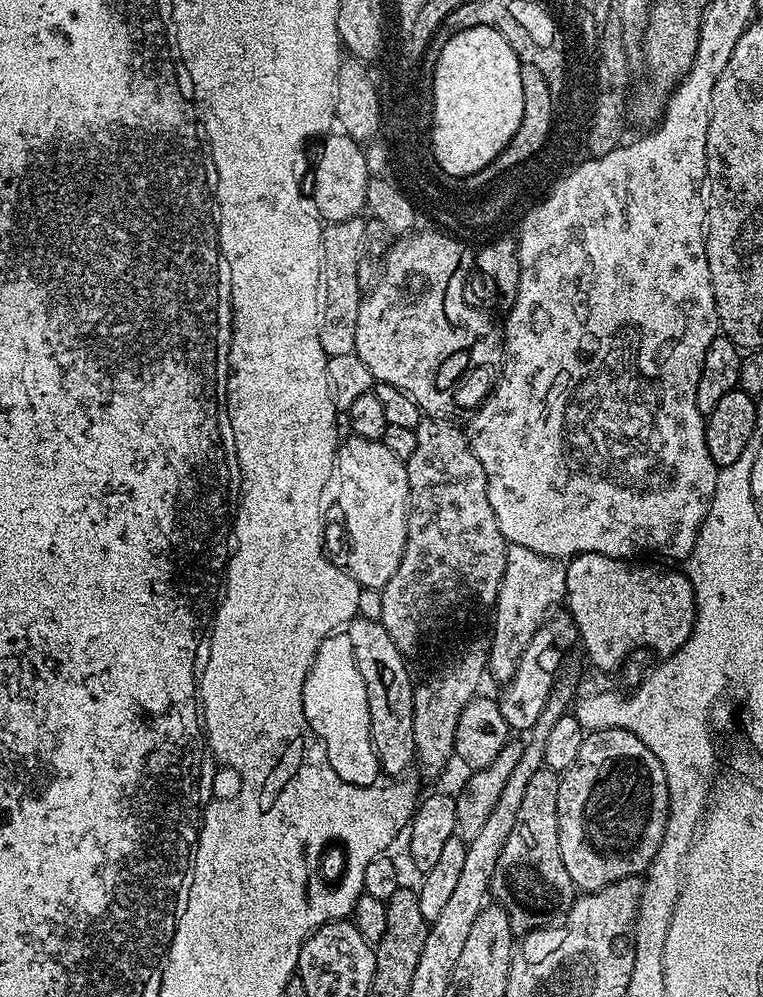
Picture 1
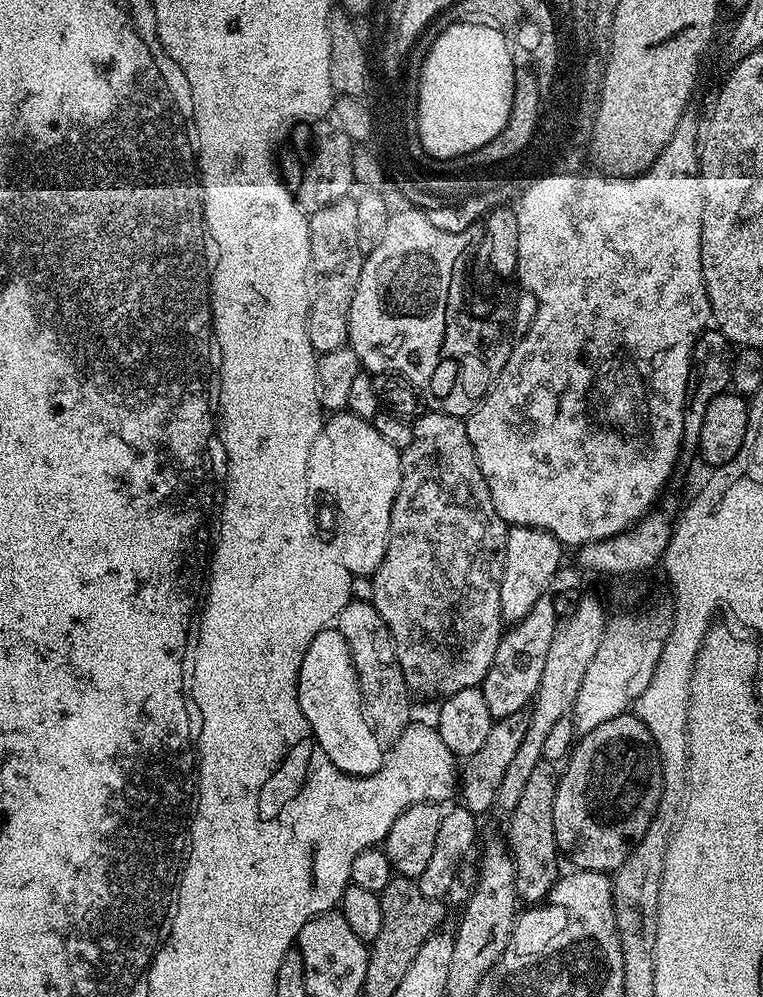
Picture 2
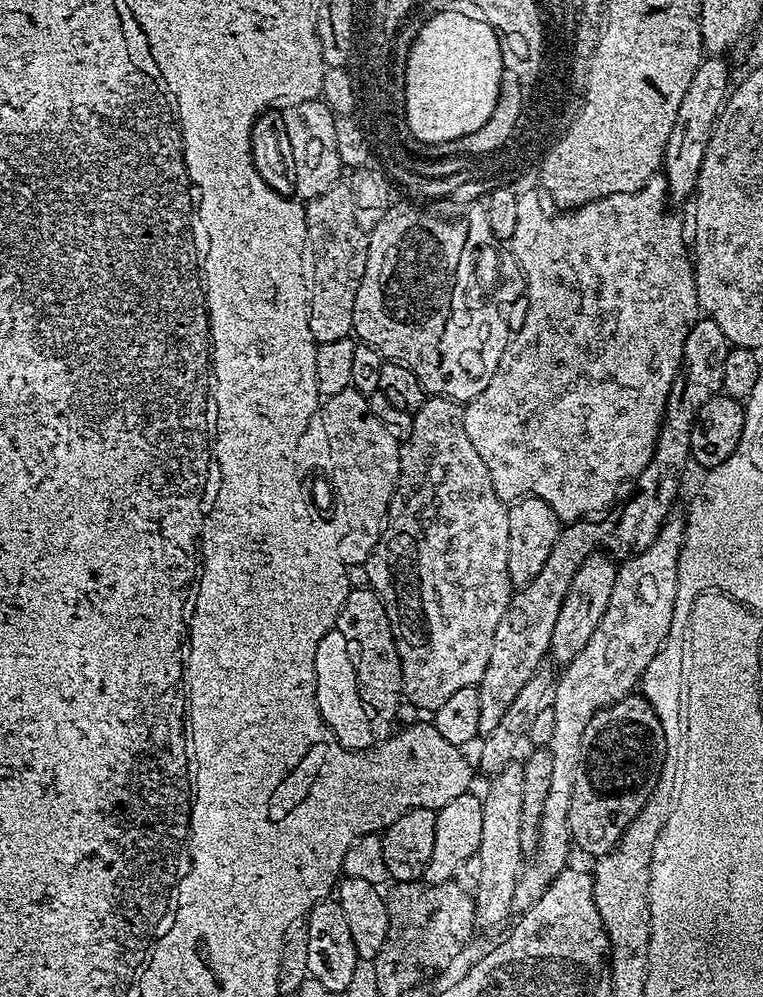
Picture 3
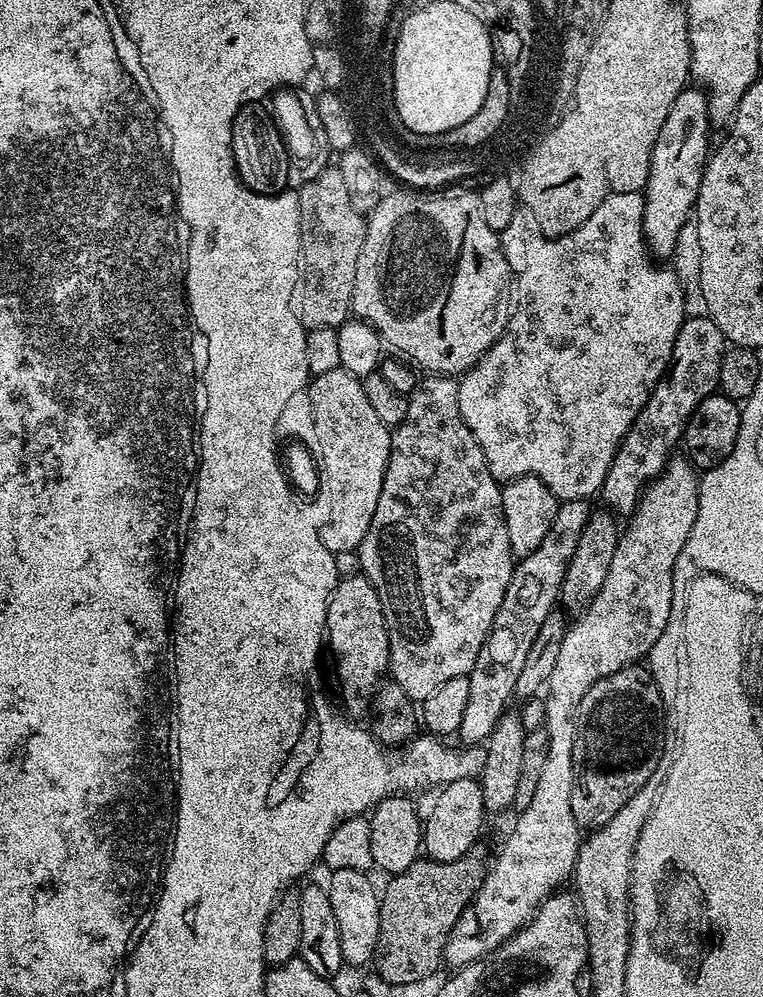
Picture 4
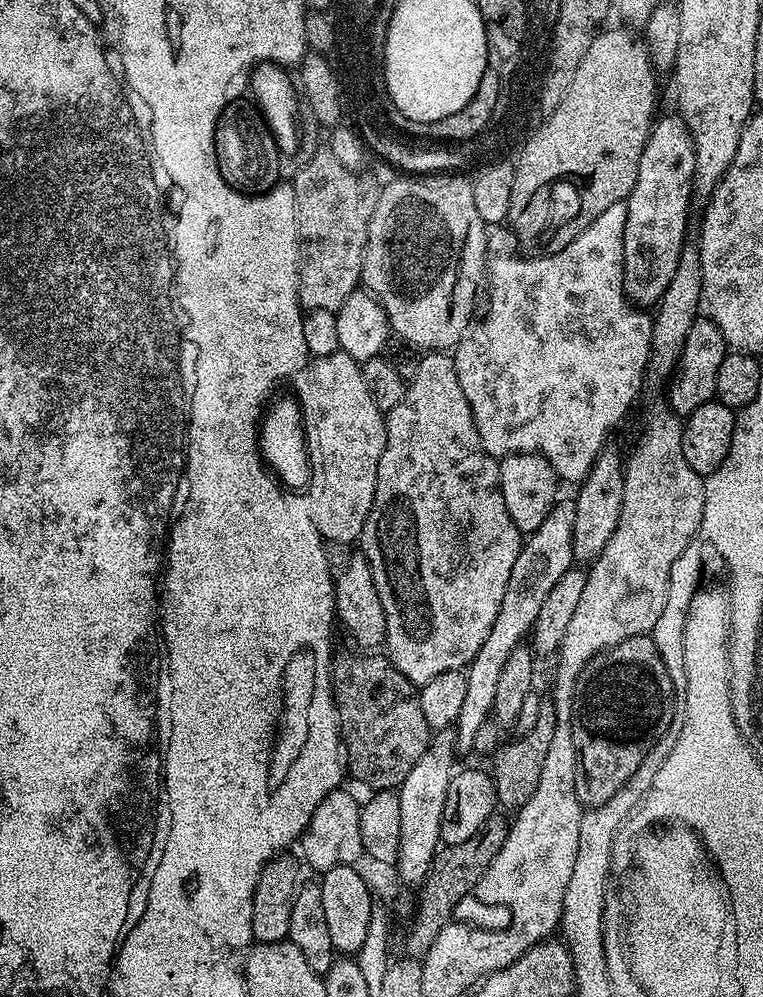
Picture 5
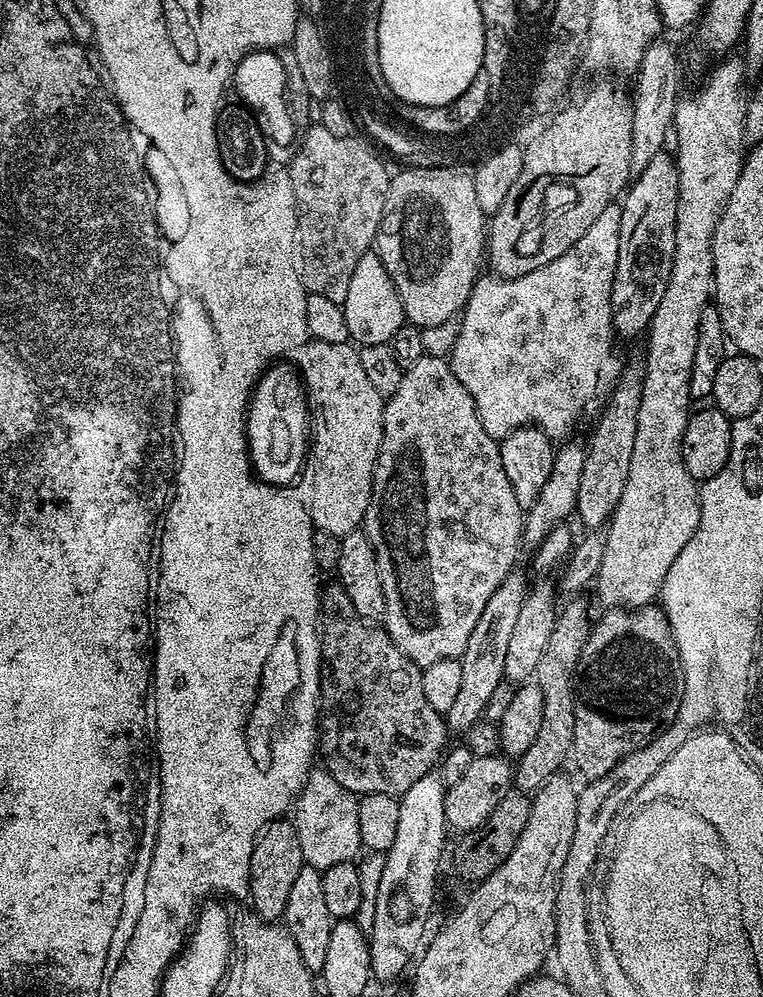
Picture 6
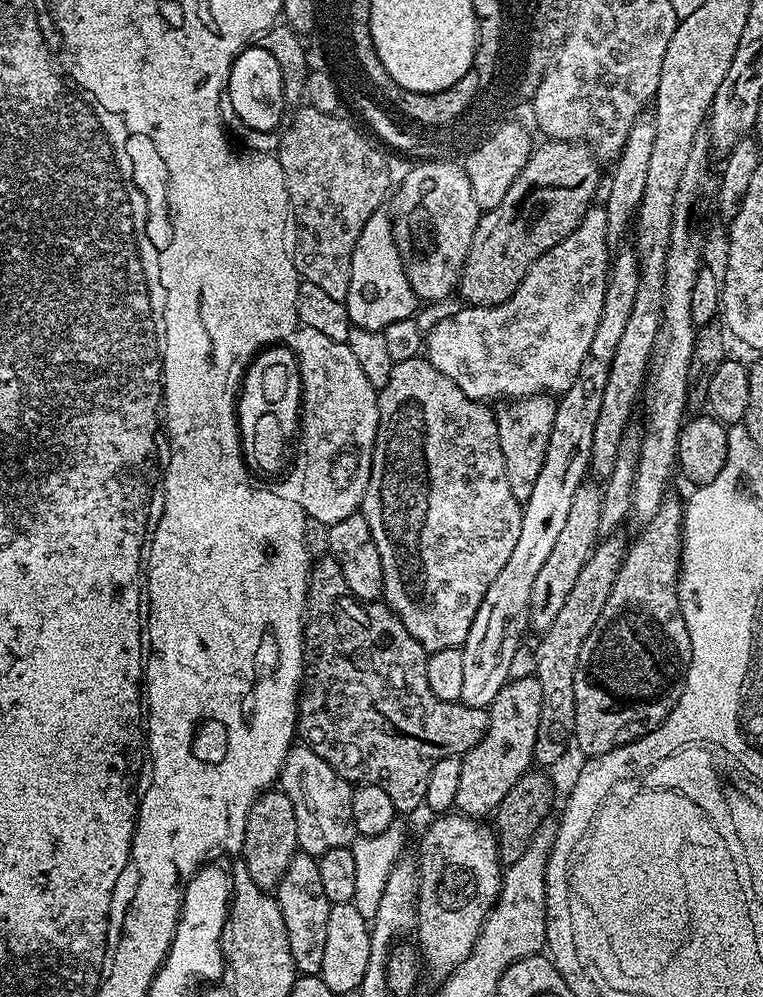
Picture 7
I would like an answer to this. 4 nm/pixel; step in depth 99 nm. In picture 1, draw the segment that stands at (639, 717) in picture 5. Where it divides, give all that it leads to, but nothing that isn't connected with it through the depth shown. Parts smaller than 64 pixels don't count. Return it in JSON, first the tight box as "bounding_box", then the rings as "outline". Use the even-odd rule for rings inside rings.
{"bounding_box":[558,727,668,894],"outline":[[[614,727],[587,733],[582,742],[582,750],[578,750],[578,758],[574,762],[574,766],[570,766],[563,772],[558,786],[558,842],[562,846],[562,862],[566,865],[566,870],[577,889],[584,894],[597,892],[606,886],[618,883],[622,878],[647,873],[652,859],[658,854],[659,847],[663,842],[667,818],[668,792],[666,774],[662,770],[662,762],[658,762],[658,758],[654,758],[654,754],[650,754],[647,746],[639,738],[634,738],[634,734],[630,734],[630,730],[618,730]]]}

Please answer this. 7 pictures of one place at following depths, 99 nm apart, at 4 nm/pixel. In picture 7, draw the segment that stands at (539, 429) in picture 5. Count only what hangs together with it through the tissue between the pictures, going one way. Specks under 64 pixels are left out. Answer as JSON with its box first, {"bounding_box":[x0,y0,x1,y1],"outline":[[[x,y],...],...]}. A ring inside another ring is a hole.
{"bounding_box":[426,206,610,402],"outline":[[[593,206],[573,232],[533,262],[511,300],[481,308],[460,306],[453,316],[444,316],[432,329],[427,329],[426,358],[471,400],[493,402],[499,396],[523,398],[570,390],[574,378],[578,378],[582,358],[586,358],[586,350],[590,350],[590,342],[594,342],[598,318],[602,318],[602,298],[606,294],[610,267],[608,251],[606,210]]]}

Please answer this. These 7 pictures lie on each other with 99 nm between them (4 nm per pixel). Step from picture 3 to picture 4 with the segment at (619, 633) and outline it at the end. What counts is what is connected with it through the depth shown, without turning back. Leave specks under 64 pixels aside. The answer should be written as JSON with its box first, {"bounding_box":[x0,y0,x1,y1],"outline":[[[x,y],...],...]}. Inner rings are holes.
{"bounding_box":[443,459,700,969],"outline":[[[669,459],[664,471],[648,485],[640,494],[640,501],[627,521],[628,529],[619,533],[614,558],[610,561],[610,570],[606,573],[606,582],[602,582],[602,590],[590,602],[590,606],[579,613],[576,620],[567,625],[562,646],[558,646],[558,659],[554,662],[554,670],[546,685],[544,701],[543,735],[548,735],[548,744],[544,748],[542,775],[538,778],[538,787],[534,789],[534,798],[523,809],[524,812],[516,820],[504,849],[496,856],[492,868],[485,871],[484,881],[476,891],[470,905],[470,914],[460,917],[454,926],[451,936],[444,947],[443,963],[449,969],[465,968],[475,960],[483,960],[502,947],[511,936],[515,936],[529,920],[535,916],[541,904],[561,887],[564,879],[571,877],[576,871],[576,859],[580,853],[582,829],[574,818],[574,810],[570,806],[572,792],[576,788],[574,774],[574,746],[576,745],[576,714],[580,711],[582,698],[594,682],[612,676],[618,670],[635,665],[647,657],[648,651],[658,642],[662,630],[666,630],[666,622],[670,618],[672,594],[672,568],[676,565],[678,554],[682,554],[682,546],[686,546],[686,538],[690,538],[690,530],[694,530],[694,522],[698,518],[698,494],[700,482],[697,469],[687,459]]]}

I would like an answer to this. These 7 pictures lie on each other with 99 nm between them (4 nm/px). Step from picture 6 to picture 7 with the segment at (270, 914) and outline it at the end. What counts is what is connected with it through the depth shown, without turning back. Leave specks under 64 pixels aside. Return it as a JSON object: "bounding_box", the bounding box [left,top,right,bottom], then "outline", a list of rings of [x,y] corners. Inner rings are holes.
{"bounding_box":[242,790,298,890],"outline":[[[269,790],[256,797],[246,818],[246,834],[242,849],[242,863],[265,890],[274,890],[282,882],[282,874],[286,874],[286,866],[298,851],[298,818],[294,818],[294,802],[283,790]]]}

